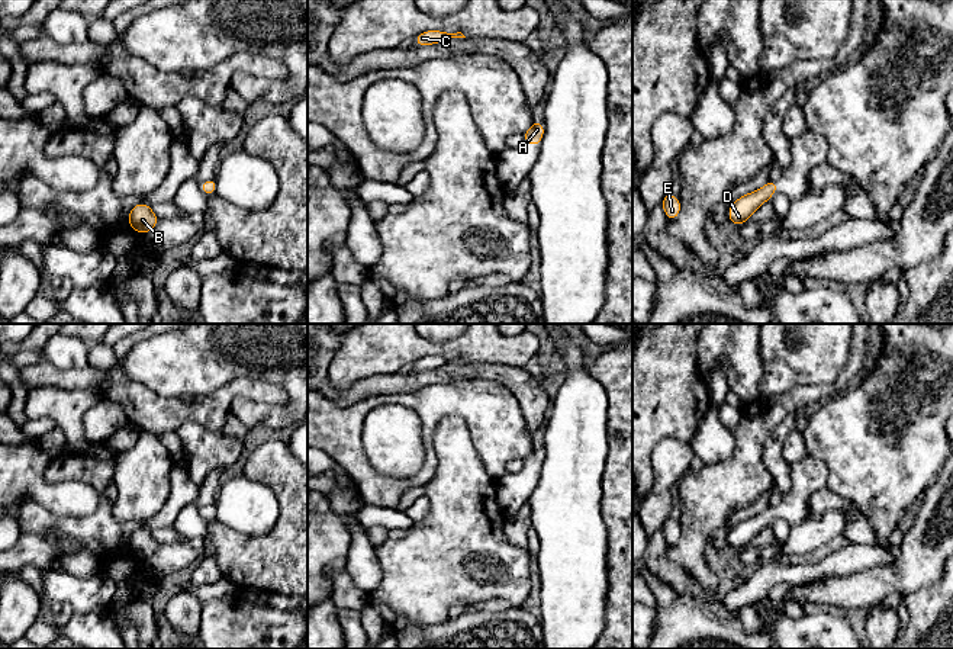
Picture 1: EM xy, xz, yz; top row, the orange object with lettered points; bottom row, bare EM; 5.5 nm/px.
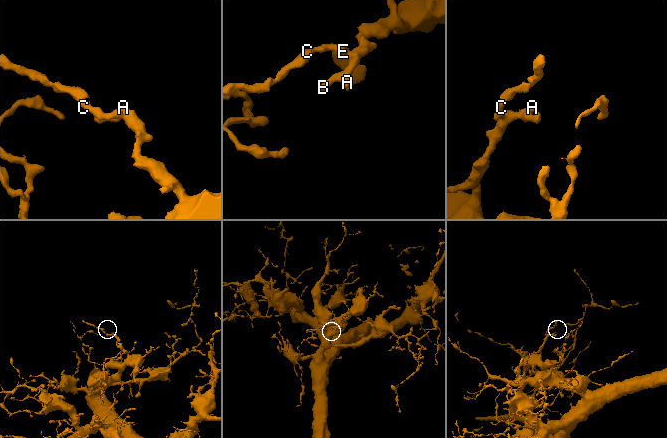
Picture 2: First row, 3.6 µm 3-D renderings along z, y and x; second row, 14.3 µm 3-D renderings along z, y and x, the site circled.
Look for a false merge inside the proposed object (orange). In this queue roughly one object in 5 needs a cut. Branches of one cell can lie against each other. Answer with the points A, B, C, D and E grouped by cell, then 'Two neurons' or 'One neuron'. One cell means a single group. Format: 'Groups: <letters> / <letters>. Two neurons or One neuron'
Groups: A B C D E. One neuron

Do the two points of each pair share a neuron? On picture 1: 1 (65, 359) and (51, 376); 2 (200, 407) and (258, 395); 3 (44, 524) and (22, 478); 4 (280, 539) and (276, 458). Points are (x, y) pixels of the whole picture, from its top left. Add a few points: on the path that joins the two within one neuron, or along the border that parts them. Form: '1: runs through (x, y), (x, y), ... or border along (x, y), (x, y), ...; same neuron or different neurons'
1: border along (42, 356), (60, 369), (84, 369), (89, 366); different neurons
2: runs through (215, 405), (228, 392), (244, 391); same neuron
3: border along (15, 507), (23, 500), (34, 500), (63, 516); different neurons
4: runs through (289, 519), (287, 478); same neuron

